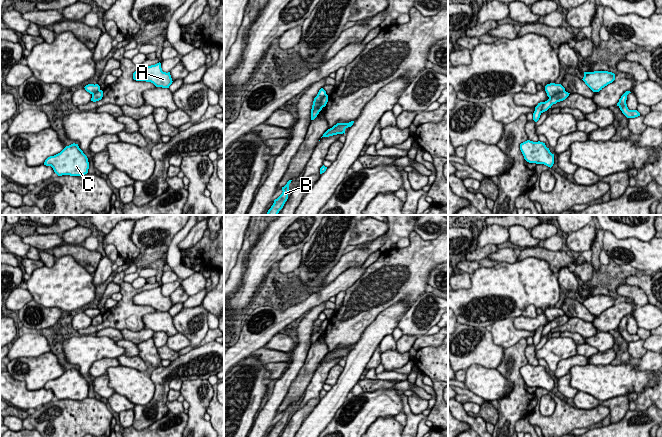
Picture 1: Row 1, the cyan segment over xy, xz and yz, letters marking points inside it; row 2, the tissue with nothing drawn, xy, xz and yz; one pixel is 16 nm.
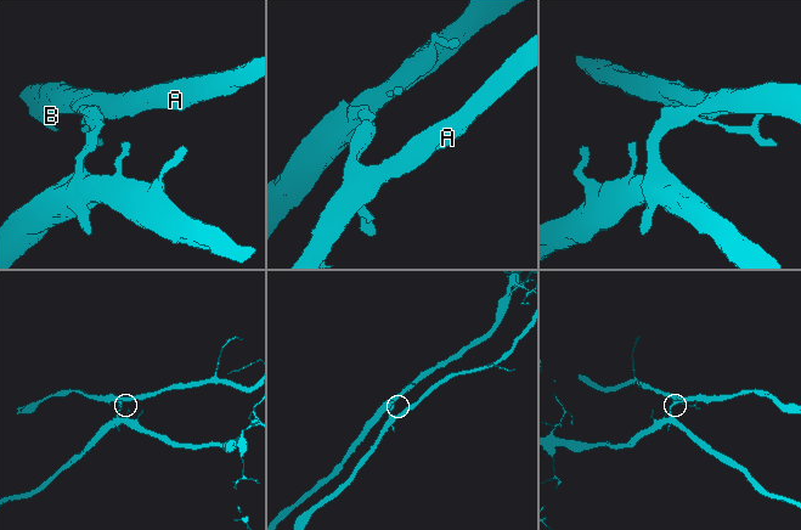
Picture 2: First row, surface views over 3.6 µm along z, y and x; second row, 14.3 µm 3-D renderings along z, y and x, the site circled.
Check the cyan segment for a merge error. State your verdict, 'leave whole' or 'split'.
split

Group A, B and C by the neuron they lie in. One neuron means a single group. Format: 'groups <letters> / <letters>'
groups A B / C

